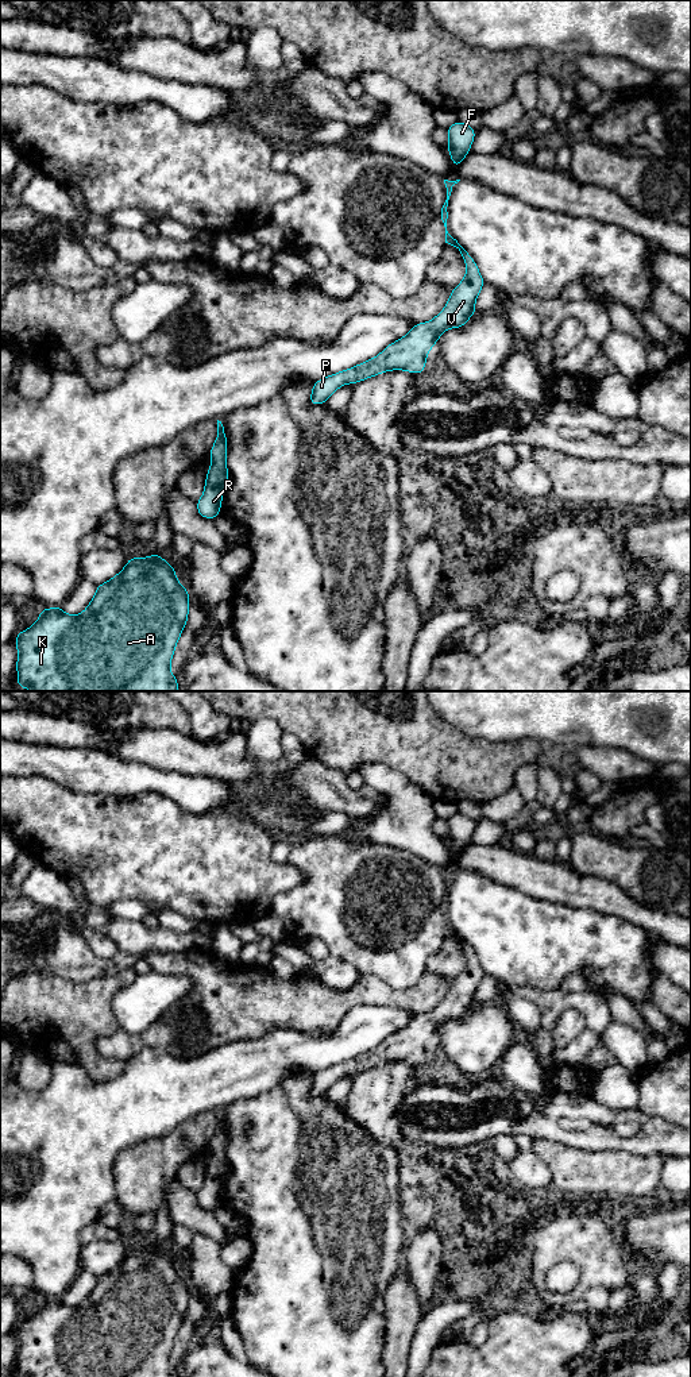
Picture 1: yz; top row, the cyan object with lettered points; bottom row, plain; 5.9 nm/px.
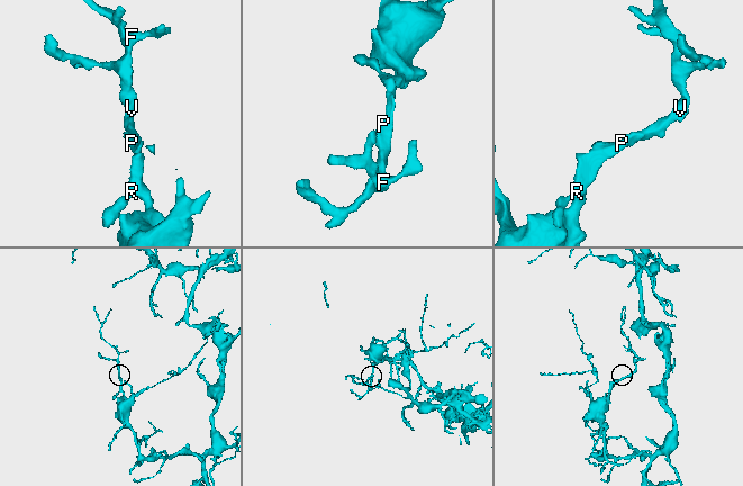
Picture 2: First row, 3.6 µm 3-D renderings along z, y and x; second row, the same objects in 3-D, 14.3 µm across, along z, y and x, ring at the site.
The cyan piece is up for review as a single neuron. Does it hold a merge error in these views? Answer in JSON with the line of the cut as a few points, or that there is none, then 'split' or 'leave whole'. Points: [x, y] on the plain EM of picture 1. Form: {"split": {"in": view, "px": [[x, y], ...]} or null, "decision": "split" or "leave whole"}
{"split": null, "decision": "leave whole"}

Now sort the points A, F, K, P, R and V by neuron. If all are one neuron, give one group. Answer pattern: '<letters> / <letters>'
A F K P R V

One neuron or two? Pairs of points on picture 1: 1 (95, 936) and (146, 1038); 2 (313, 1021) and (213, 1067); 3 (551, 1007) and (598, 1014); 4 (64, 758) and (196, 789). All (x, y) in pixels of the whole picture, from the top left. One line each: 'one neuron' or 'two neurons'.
1: two neurons
2: two neurons
3: one neuron
4: one neuron

